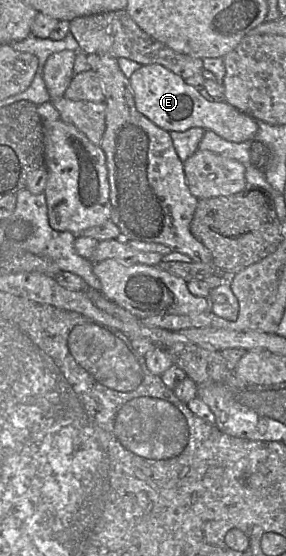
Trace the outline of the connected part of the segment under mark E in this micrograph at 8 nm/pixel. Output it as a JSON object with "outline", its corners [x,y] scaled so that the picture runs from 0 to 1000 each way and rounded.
{"outline":[[[556,115],[493,119],[451,142],[476,196],[542,225],[587,237],[643,237],[699,228],[752,237],[780,250],[843,257],[885,252],[902,237],[899,218],[780,178],[720,180],[626,135]]]}

